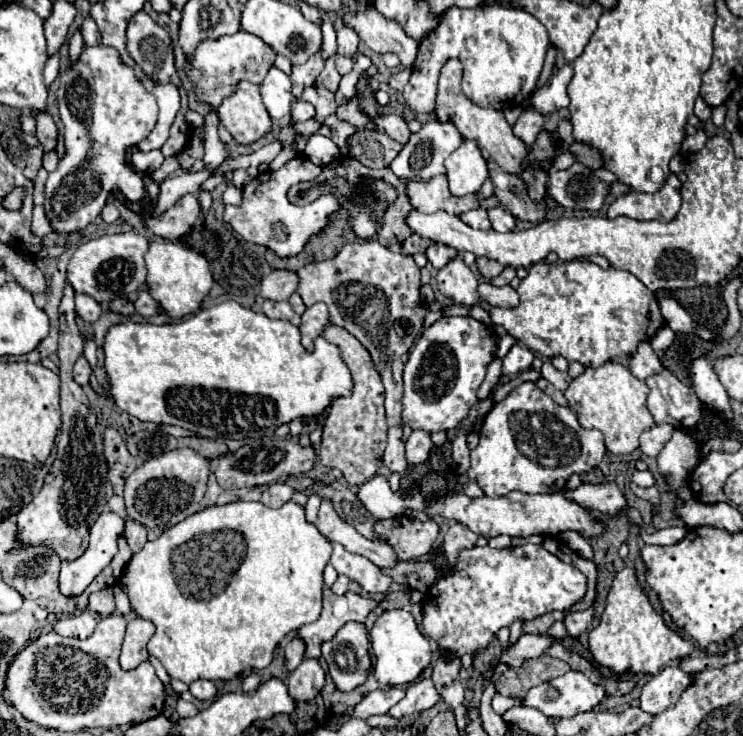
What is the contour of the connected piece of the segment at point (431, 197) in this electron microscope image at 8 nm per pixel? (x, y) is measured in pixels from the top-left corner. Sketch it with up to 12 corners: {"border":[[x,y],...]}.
{"border":[[444,174],[402,180],[410,204],[426,214],[502,206],[496,196],[452,196]]}

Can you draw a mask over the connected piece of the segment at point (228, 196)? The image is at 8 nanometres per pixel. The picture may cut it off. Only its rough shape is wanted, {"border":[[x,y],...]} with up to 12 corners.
{"border":[[228,186],[223,192],[225,204],[239,205],[242,190]]}

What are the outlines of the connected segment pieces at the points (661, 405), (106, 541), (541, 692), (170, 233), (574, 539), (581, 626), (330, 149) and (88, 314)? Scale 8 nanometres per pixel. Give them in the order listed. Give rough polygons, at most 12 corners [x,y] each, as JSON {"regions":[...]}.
{"regions":[[[670,370],[646,378],[656,424],[686,430],[702,402]],[[102,512],[86,552],[62,562],[60,592],[82,594],[118,552],[124,520]],[[582,672],[530,688],[522,704],[560,720],[604,696]],[[186,194],[166,214],[148,218],[160,238],[188,234],[200,218],[198,198]],[[564,532],[562,538],[580,558],[593,559],[588,540],[578,532]],[[594,608],[564,618],[572,638],[578,638],[592,624]],[[320,134],[308,138],[304,154],[316,166],[340,156],[338,146]],[[76,294],[76,314],[94,324],[102,308],[92,296]]]}

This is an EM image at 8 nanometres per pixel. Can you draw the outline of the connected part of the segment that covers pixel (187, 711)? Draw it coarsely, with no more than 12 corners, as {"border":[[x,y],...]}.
{"border":[[180,698],[176,712],[180,718],[196,716],[198,708]]}

